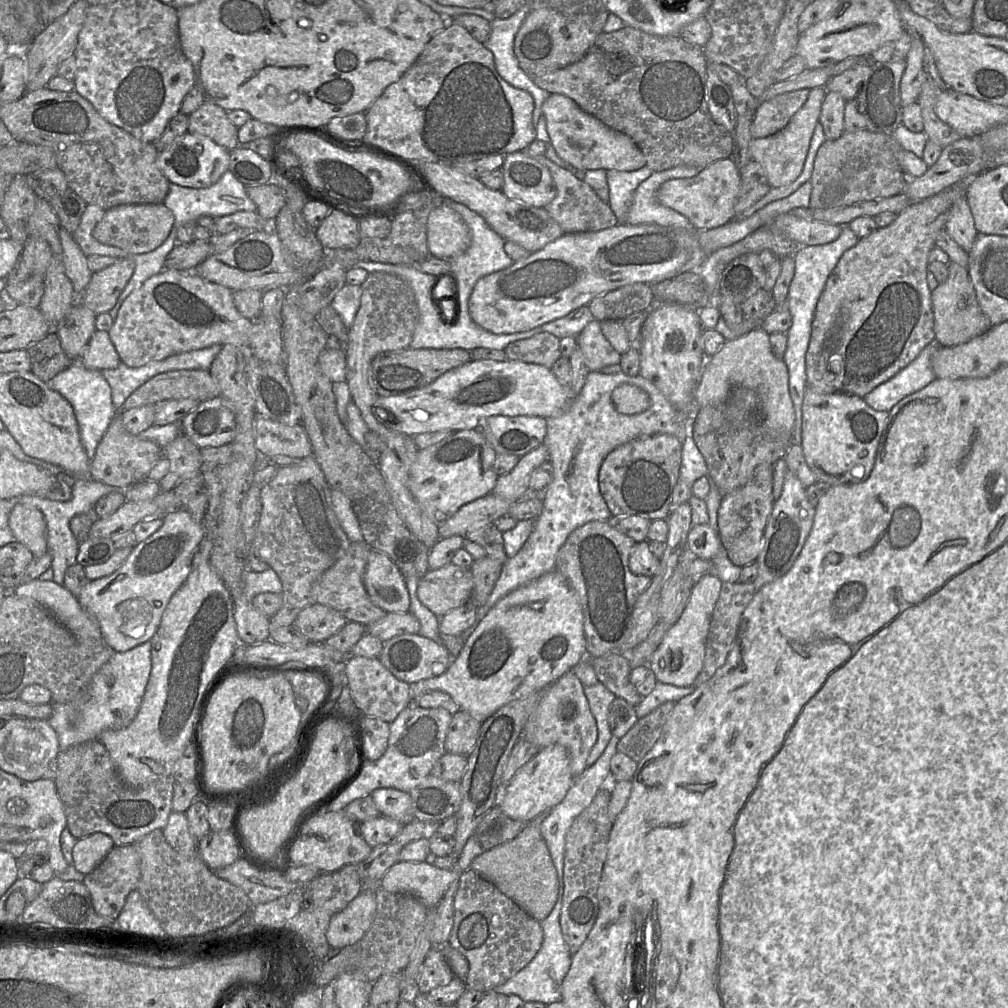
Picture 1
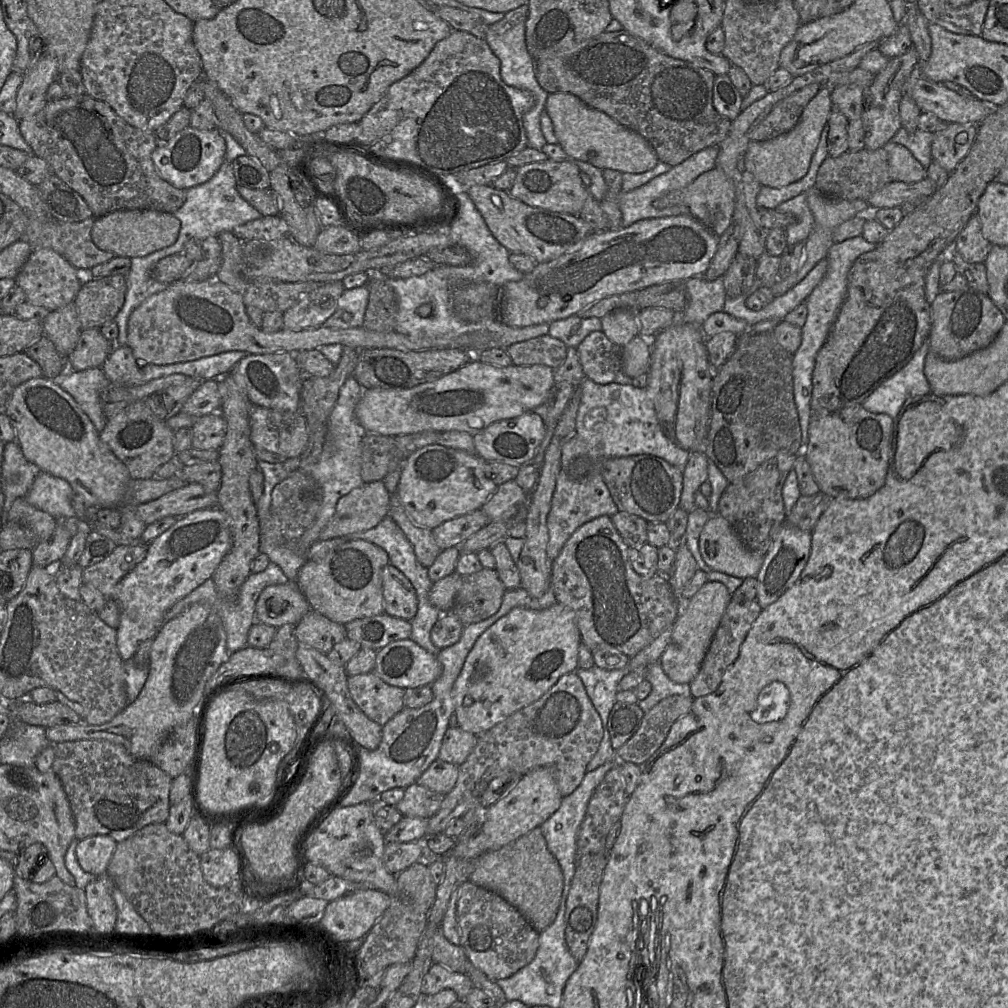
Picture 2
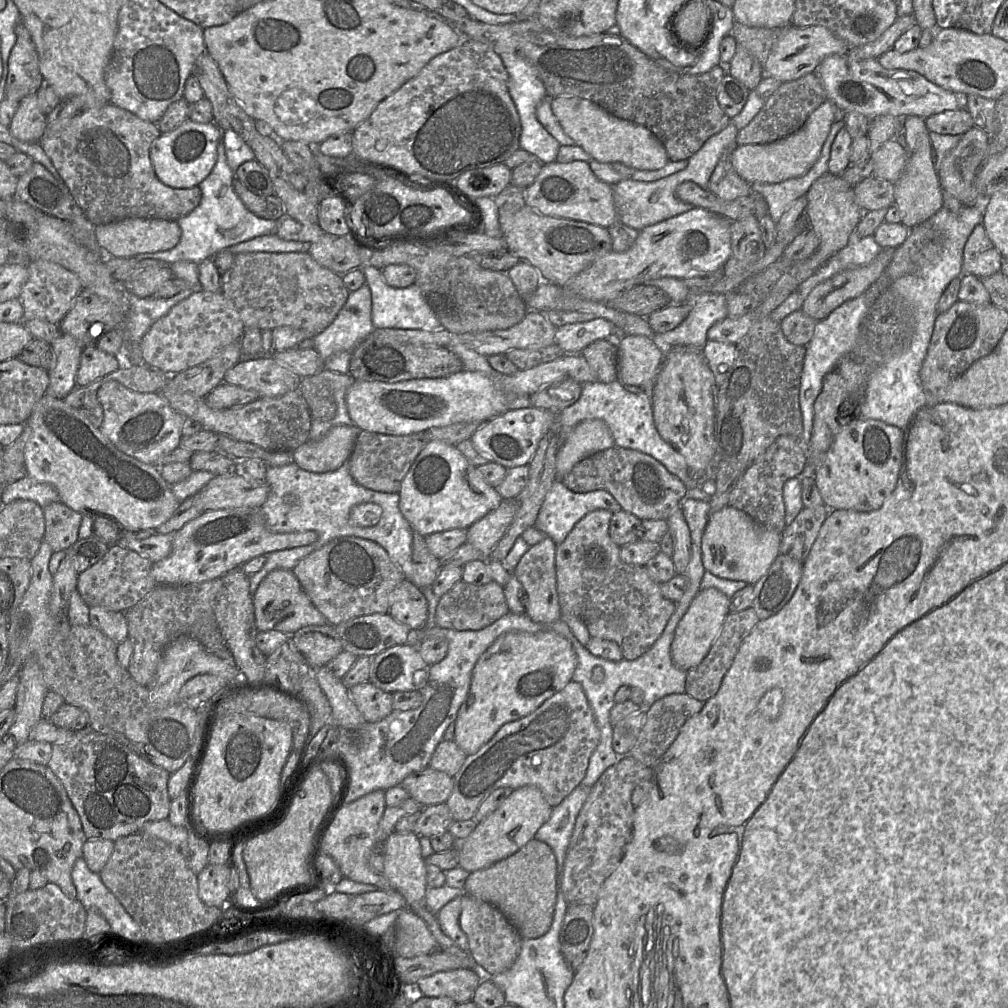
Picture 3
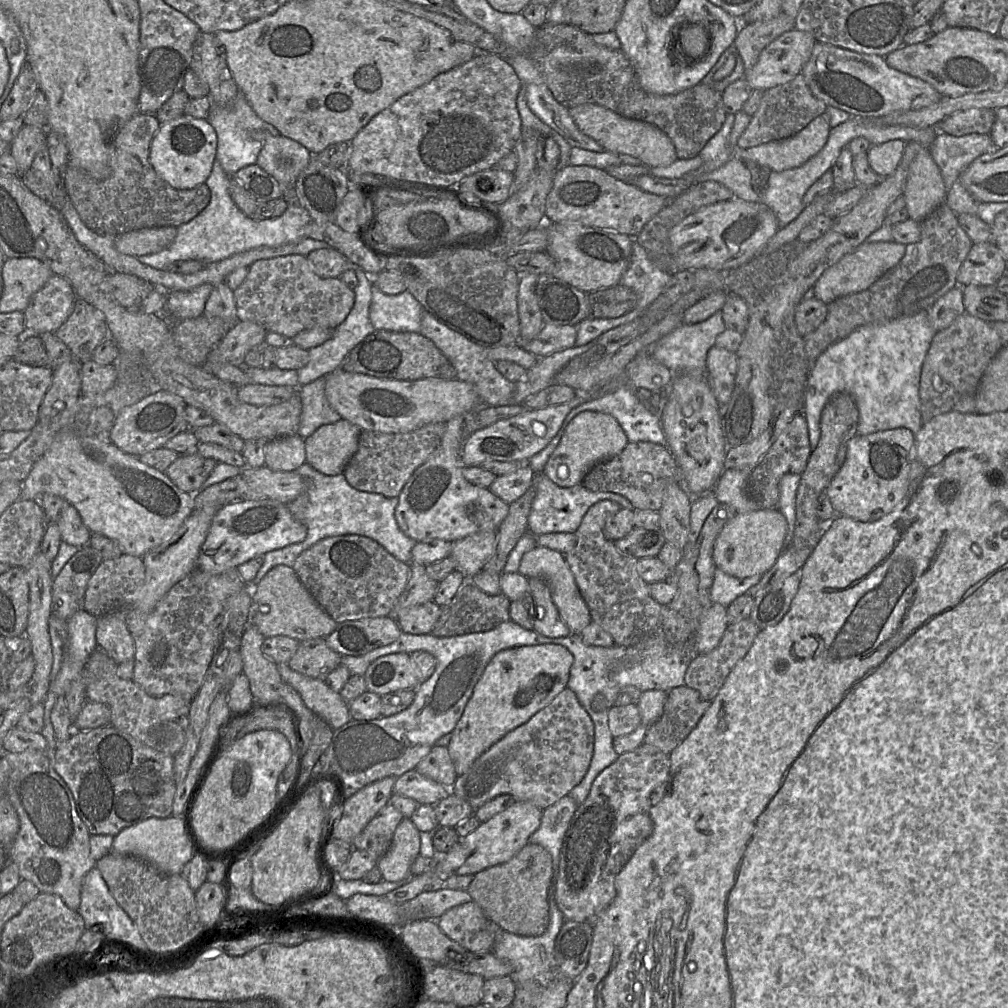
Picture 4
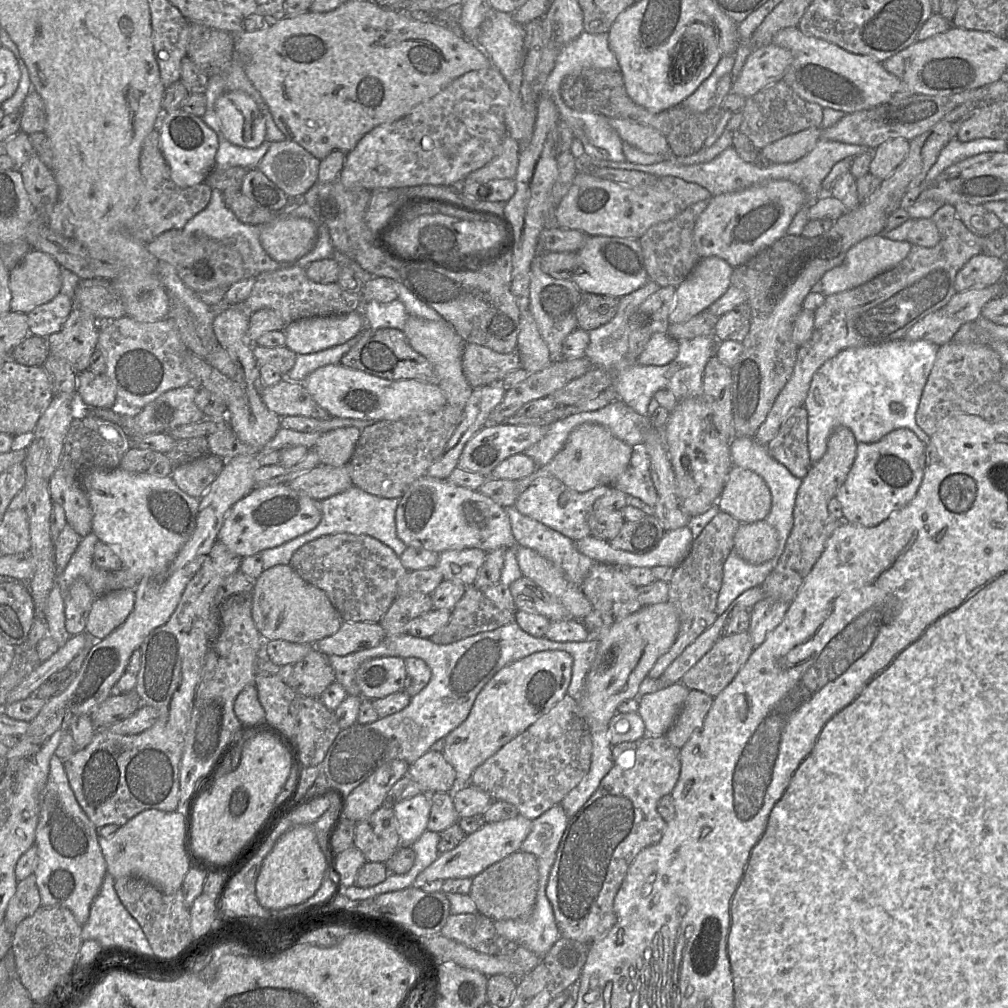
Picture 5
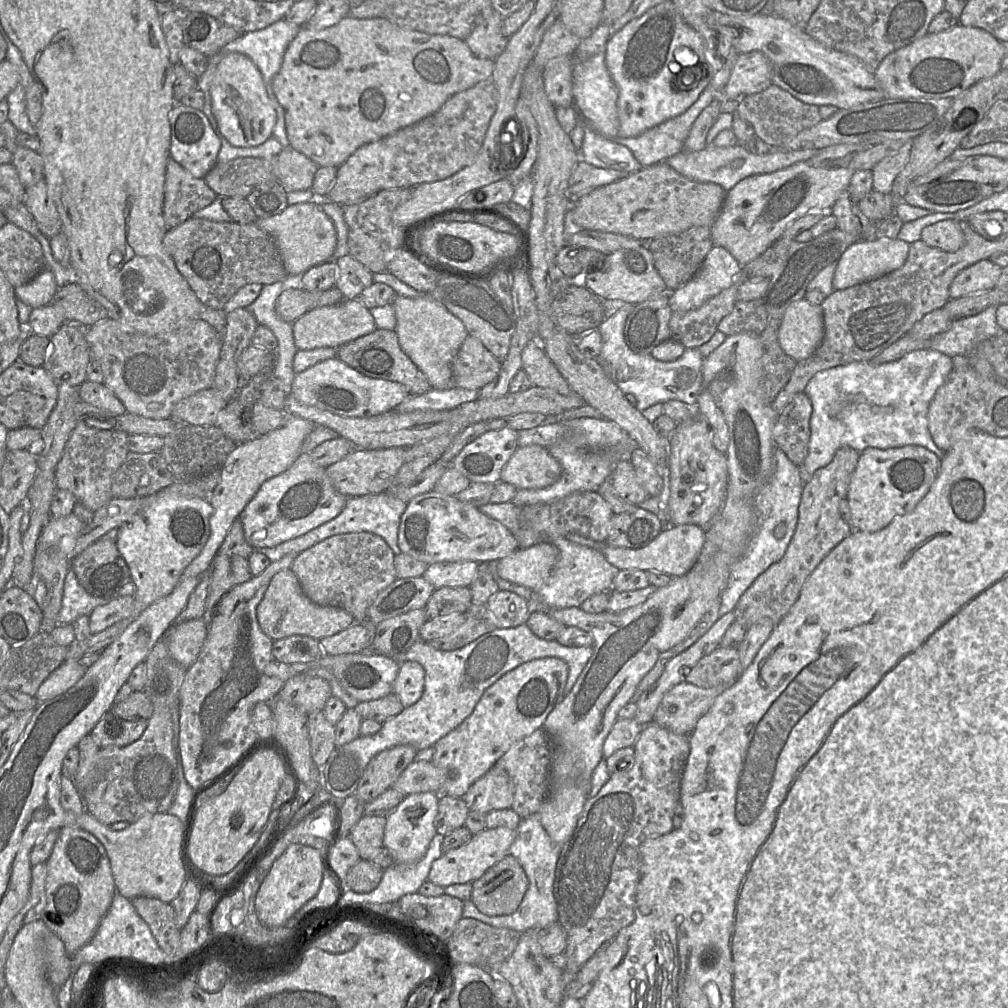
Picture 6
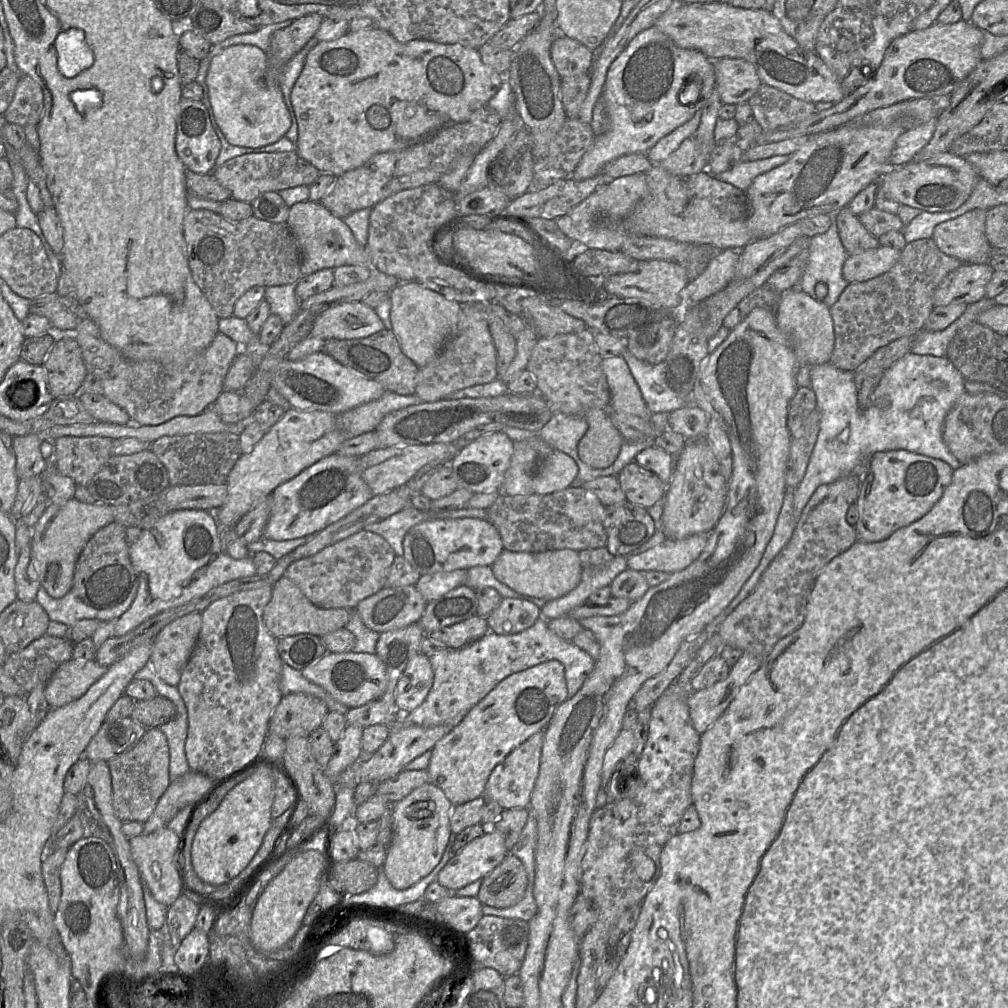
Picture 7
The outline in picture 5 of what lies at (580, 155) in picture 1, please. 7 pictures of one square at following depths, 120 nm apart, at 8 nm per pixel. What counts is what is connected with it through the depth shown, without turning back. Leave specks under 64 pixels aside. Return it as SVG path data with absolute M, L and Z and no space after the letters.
M610 118L621 140L649 154L670 154L670 146L665 136L657 129L620 118Z

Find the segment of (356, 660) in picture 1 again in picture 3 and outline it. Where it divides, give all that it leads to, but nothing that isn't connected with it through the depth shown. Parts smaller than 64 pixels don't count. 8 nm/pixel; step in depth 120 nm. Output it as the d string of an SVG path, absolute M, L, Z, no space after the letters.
M370 681L349 688L350 696L366 722L379 722L393 712L393 694L376 687Z

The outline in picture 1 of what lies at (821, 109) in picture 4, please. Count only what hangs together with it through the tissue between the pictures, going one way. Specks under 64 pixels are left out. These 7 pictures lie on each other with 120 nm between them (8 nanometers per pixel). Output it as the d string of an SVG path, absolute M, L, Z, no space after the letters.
M810 89L777 95L761 102L750 127L753 138L765 138L780 132L808 99Z

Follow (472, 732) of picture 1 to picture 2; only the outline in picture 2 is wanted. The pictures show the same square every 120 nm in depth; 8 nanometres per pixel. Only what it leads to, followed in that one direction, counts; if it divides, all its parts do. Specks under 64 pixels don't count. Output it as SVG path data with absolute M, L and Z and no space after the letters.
M455 726L449 727L444 735L438 758L460 766L471 753L478 736Z

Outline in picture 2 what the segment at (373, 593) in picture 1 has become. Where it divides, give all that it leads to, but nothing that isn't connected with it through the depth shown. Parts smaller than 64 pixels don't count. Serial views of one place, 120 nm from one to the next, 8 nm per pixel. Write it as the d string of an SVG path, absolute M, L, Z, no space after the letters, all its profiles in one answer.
M391 563L382 571L384 612L393 617L411 620L418 610L418 598L410 580Z

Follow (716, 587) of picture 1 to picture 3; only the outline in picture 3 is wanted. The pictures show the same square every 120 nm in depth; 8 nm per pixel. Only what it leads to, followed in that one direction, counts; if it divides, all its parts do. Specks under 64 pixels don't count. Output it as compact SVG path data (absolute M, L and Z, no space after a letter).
M716 588L701 589L675 629L670 647L671 659L676 667L688 671L700 664L720 633L729 612L730 598Z

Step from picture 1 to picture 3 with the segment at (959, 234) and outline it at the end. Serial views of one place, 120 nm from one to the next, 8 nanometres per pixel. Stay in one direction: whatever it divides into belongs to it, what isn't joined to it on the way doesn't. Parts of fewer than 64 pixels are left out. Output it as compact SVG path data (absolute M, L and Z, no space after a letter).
M982 224L974 227L963 249L962 272L979 279L1000 272L1002 255L989 240Z

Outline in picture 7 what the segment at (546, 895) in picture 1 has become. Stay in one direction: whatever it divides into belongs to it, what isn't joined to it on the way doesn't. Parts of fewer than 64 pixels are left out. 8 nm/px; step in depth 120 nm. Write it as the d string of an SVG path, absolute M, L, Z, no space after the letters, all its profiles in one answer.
M507 853L500 864L482 879L478 900L495 908L508 908L516 905L524 896L528 877L522 862Z

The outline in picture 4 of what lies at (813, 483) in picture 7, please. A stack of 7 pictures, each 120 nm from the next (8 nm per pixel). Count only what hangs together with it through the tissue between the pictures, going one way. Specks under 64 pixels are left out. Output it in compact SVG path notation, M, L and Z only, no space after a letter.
M921 311L887 323L861 326L821 353L808 373L804 389L803 415L807 421L811 450L817 447L820 439L820 418L824 406L832 395L840 392L849 393L855 400L859 413L857 434L868 435L901 427L917 434L922 426L919 397L921 369L935 333L927 311Z

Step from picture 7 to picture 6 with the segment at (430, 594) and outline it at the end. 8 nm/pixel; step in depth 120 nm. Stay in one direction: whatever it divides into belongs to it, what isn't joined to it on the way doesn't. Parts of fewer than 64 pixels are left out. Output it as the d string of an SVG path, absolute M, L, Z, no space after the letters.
M475 561L438 562L428 566L422 575L435 589L469 587L475 579L479 563Z

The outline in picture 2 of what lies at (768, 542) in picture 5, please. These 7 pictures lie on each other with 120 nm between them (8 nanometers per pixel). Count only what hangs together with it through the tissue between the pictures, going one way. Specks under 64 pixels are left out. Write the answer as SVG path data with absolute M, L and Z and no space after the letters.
M712 514L699 535L699 551L714 571L742 579L757 577L764 555L748 550L729 522Z

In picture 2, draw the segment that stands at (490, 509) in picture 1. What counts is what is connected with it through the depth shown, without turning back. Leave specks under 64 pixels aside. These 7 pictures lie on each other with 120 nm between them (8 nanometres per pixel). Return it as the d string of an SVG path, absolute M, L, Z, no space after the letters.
M480 508L442 523L432 529L432 534L441 550L460 547L489 522L489 518Z

